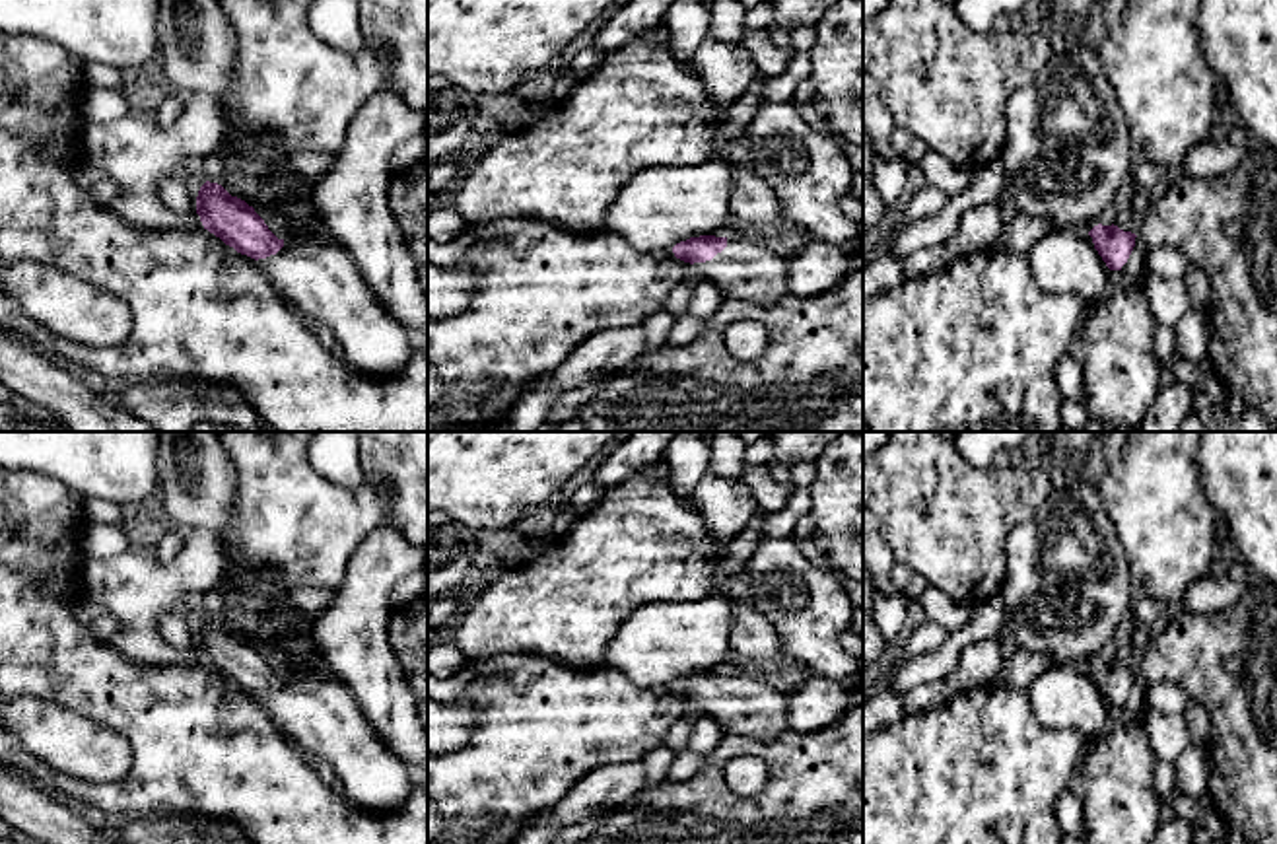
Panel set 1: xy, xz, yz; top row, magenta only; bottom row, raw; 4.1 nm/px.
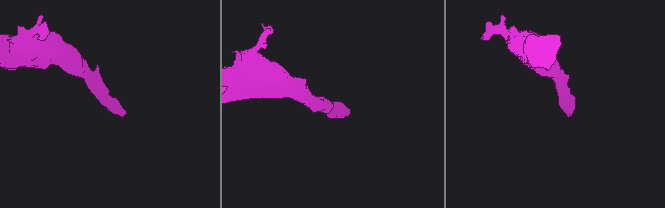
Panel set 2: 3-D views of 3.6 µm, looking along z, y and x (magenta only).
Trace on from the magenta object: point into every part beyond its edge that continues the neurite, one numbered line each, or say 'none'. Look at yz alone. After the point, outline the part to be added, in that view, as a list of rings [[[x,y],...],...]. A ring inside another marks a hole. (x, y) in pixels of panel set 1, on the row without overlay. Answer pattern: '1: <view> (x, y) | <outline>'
1: yz (1136, 706) | [[[1137,679],[1127,698],[1122,702],[1123,720],[1143,721],[1149,708],[1147,683],[1143,679]]]

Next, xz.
1: xz (753, 703) | [[[733,669],[711,696],[692,700],[692,718],[709,716],[721,731],[770,741],[787,729],[787,686],[777,675]]]

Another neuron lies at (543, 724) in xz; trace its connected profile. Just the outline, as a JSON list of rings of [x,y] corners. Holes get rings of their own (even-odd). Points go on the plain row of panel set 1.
[[[498,653],[466,659],[451,677],[428,675],[428,698],[465,700],[478,712],[468,741],[455,753],[428,753],[428,797],[443,821],[437,844],[517,844],[529,821],[556,805],[583,776],[612,760],[641,760],[665,745],[665,735],[682,718],[692,718],[692,700],[673,685],[636,686],[624,673],[603,665],[568,665],[535,653]]]

